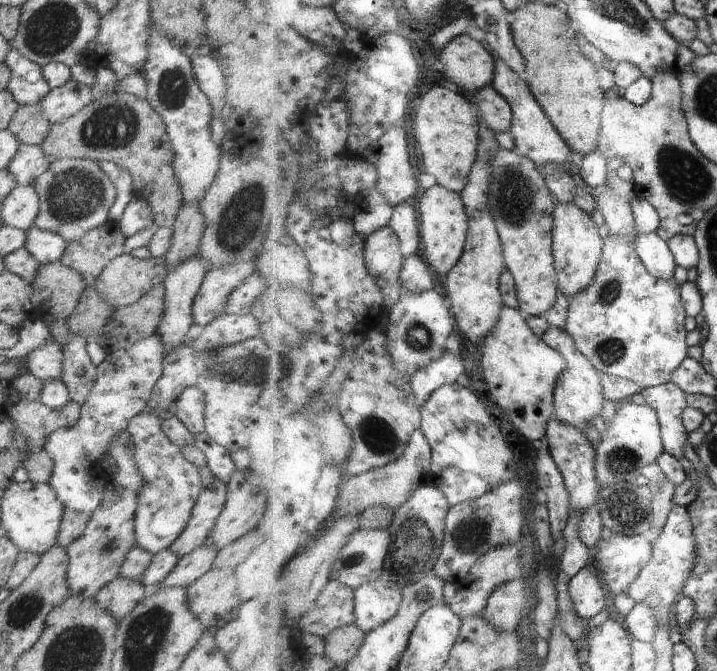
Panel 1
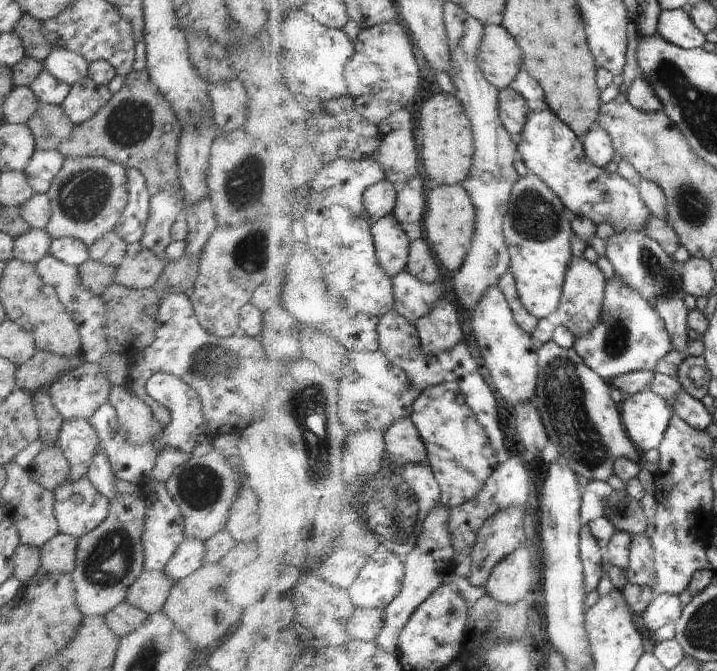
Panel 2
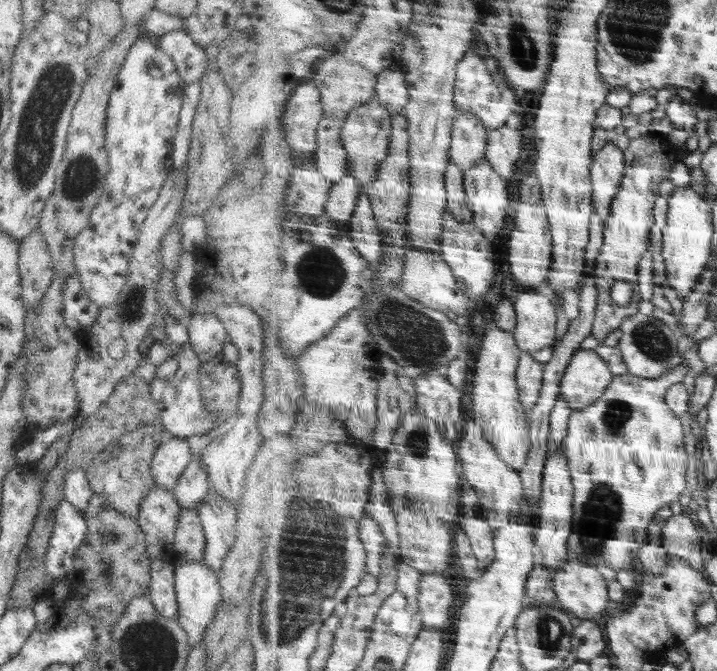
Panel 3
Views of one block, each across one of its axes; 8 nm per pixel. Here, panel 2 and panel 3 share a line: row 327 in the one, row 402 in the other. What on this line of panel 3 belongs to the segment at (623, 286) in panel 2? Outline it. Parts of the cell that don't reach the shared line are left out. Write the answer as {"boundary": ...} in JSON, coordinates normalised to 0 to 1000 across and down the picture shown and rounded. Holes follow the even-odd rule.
{"boundary":[[[955,538],[946,550],[937,551],[932,560],[909,566],[909,563],[891,562],[879,554],[868,560],[858,560],[856,569],[849,575],[842,592],[834,599],[828,599],[823,608],[815,611],[799,613],[799,623],[795,624],[794,647],[789,656],[788,680],[794,684],[795,702],[801,712],[801,724],[803,726],[801,748],[801,790],[799,799],[794,805],[795,820],[815,838],[826,841],[834,846],[841,841],[841,835],[848,844],[852,844],[859,854],[874,849],[894,829],[894,817],[904,806],[904,787],[907,781],[915,776],[916,768],[922,765],[929,754],[934,754],[937,748],[948,748],[960,727],[960,674],[957,674],[957,638],[954,638],[954,626],[940,614],[930,593],[933,581],[951,571],[960,557],[960,539]]]}

